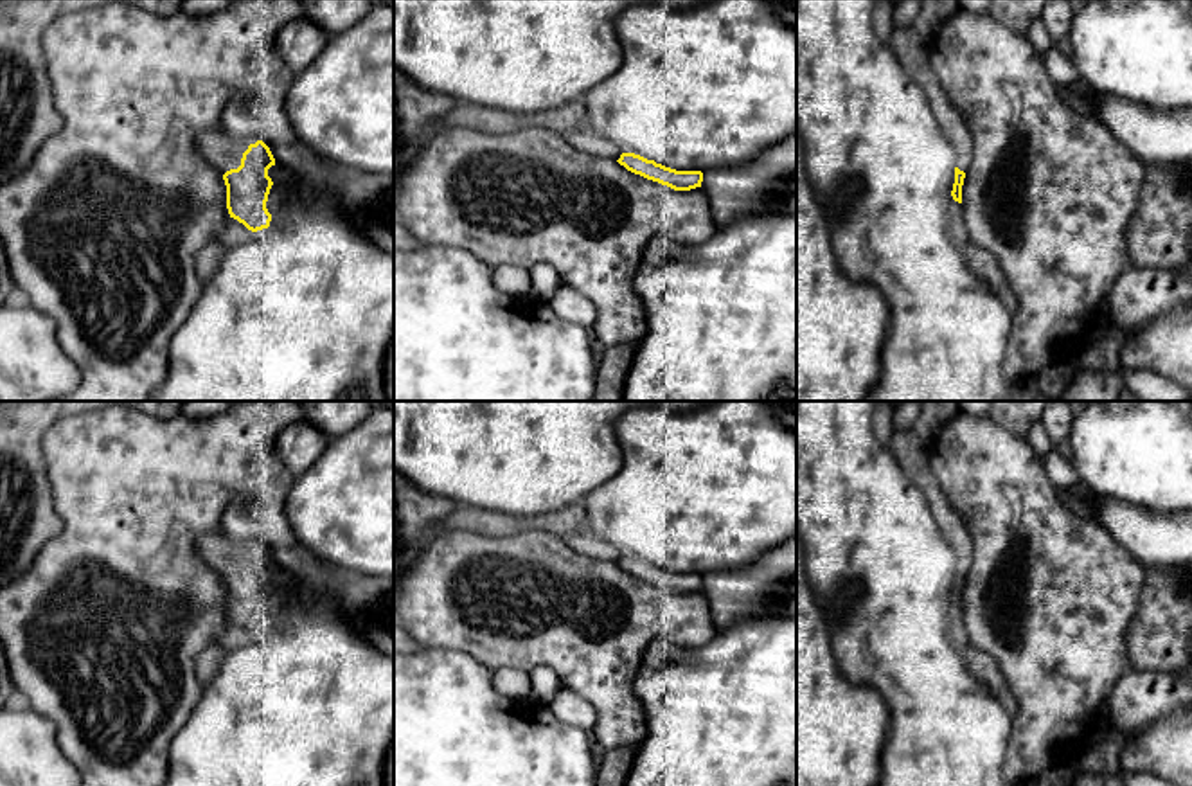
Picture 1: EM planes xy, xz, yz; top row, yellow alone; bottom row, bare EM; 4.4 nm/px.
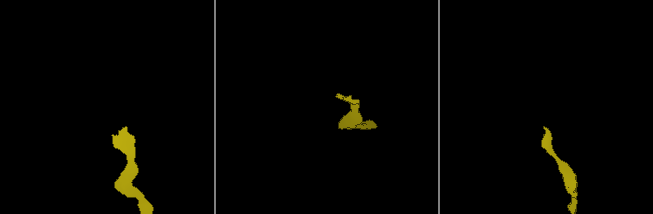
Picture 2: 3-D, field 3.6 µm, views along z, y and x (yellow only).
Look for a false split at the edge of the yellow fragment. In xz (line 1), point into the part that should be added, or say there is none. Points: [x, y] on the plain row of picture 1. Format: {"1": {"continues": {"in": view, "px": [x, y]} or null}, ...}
{"1": {"continues": null}}

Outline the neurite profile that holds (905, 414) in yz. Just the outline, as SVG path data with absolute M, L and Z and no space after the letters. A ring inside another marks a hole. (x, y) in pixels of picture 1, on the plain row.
M899 401L894 406L894 428L913 428L921 414L921 401Z

